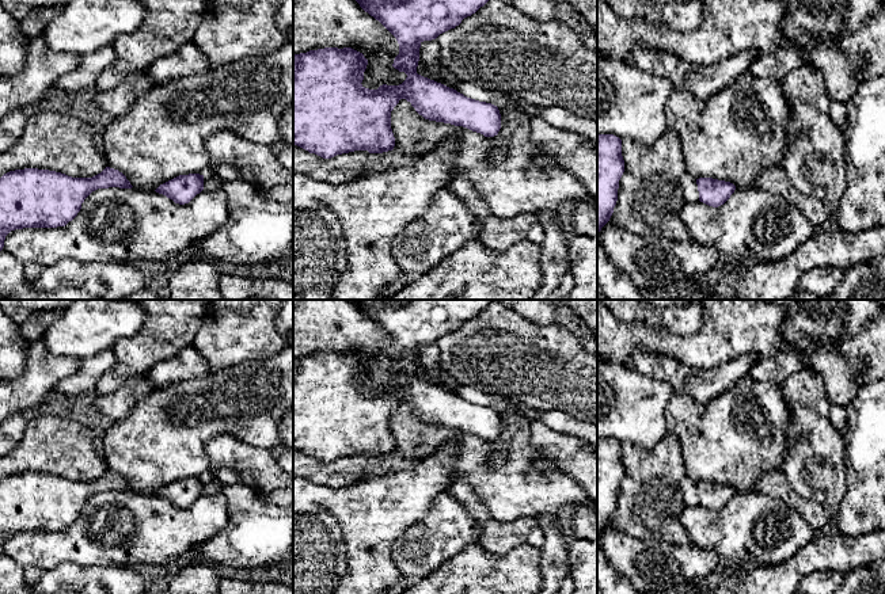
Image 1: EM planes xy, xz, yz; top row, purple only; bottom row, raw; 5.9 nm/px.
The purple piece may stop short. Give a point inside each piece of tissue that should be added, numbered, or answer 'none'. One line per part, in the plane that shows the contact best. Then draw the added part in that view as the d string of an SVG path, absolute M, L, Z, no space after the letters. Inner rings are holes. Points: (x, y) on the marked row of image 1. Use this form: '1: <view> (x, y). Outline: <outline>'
none

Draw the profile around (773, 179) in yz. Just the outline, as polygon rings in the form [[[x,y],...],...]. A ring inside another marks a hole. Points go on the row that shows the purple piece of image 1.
[[[782,167],[764,168],[755,187],[763,191],[782,195],[786,201],[795,205],[814,226],[823,226],[829,218],[835,217],[836,209],[825,205],[817,198],[798,191],[789,180]]]

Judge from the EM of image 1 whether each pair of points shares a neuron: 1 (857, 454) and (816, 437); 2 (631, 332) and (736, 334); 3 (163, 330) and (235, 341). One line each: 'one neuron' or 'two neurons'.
1: two neurons
2: one neuron
3: two neurons

